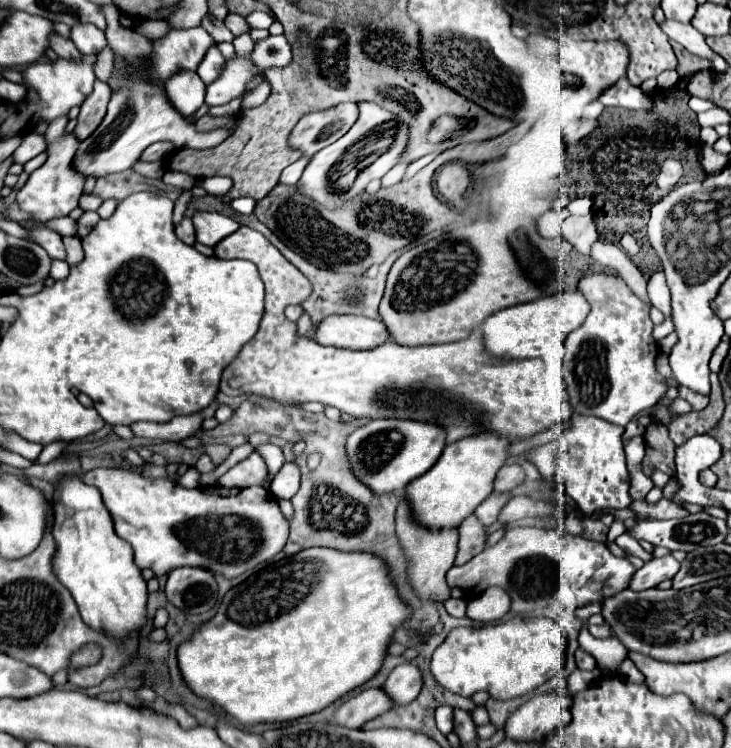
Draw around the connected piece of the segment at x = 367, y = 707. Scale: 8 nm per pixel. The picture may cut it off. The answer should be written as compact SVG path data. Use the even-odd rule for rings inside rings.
M380 688L362 690L358 696L344 702L332 716L332 722L346 728L362 728L368 720L378 718L392 708L390 698Z

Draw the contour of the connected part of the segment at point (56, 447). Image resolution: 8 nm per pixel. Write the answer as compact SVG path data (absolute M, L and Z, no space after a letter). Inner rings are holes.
M52 442L52 444L44 446L44 450L42 450L40 456L36 458L36 462L38 462L38 464L48 464L48 462L52 462L54 458L58 458L58 456L62 454L64 446L66 446L66 442Z

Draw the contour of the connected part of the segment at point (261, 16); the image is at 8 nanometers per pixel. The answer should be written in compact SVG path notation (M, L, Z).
M252 12L246 22L250 24L250 28L270 28L270 24L274 22L272 16L268 16L266 12Z

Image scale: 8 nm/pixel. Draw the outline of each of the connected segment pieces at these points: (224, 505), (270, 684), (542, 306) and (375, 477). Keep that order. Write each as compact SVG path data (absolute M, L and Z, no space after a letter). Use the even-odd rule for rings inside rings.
M94 468L82 480L102 492L104 504L114 518L116 534L134 550L134 562L140 568L150 568L156 576L164 576L180 566L196 566L222 574L224 578L236 578L246 568L274 558L288 540L288 522L276 498L262 486L250 486L246 490L222 490L220 486L188 490L176 486L170 478L150 480L124 468Z
M308 548L268 564L226 592L214 618L178 646L178 668L188 688L220 706L244 726L296 720L368 682L382 666L392 632L410 614L386 576L386 566L372 554Z
M578 292L544 296L532 302L498 310L492 316L488 316L482 324L484 350L498 360L524 360L524 358L550 360L562 354L566 336L584 322L588 312L590 306Z
M372 420L356 428L346 440L346 456L352 474L374 494L402 492L408 482L428 472L444 450L444 434L438 426L410 420Z

